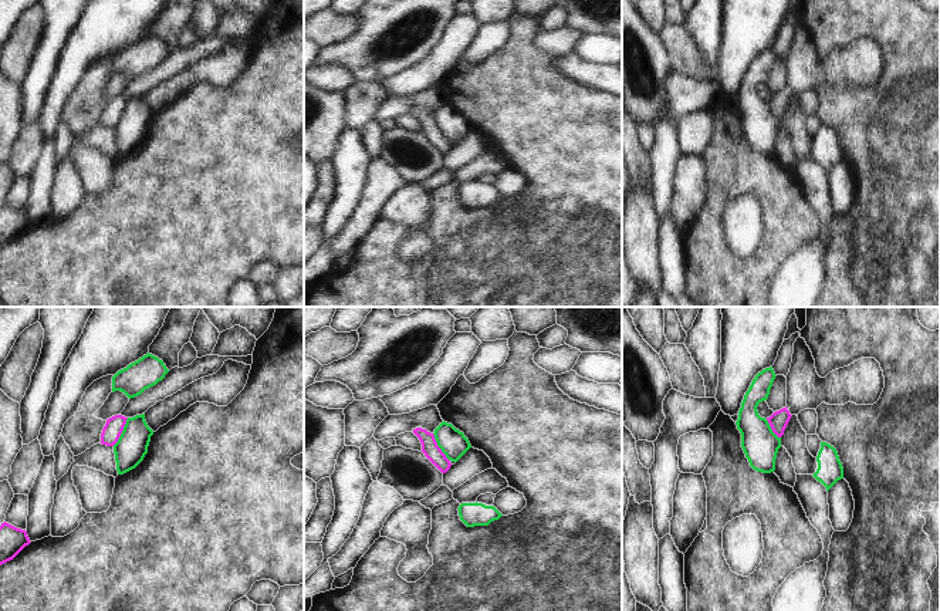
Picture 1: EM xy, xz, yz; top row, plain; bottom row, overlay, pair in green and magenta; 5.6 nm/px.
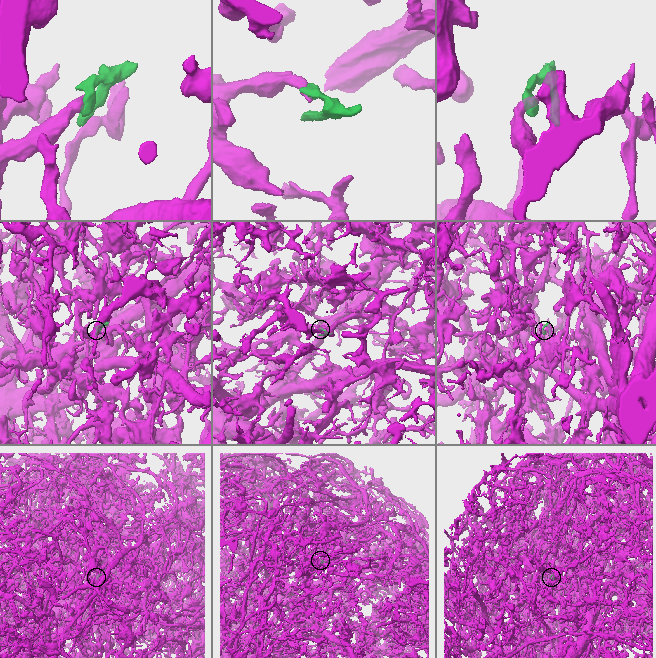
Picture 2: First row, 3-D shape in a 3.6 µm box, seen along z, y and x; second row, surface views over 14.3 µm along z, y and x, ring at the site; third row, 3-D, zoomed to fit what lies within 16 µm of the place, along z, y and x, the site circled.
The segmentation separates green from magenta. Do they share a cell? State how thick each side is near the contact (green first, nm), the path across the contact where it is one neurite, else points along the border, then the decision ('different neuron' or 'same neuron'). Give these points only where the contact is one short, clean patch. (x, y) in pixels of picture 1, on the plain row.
calibres 180 and 110 nm; border xy (128, 100), (119, 120), (112, 127); different neuron

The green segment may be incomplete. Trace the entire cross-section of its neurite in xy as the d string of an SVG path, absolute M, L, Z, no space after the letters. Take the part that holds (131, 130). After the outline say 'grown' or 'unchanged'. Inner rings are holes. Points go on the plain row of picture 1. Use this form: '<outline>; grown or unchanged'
M145 95L128 99L124 112L114 126L118 156L135 151L148 135L153 112L145 102Z; unchanged

